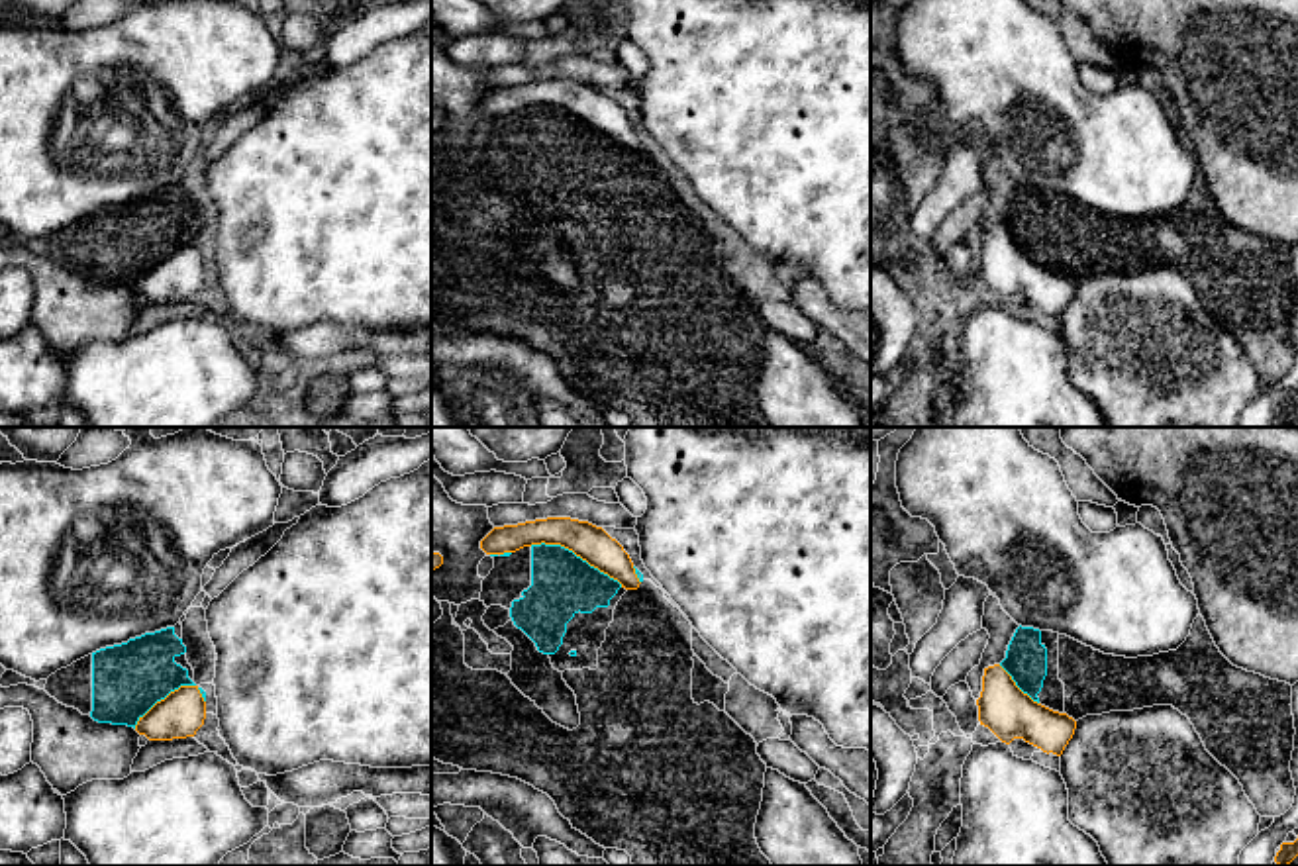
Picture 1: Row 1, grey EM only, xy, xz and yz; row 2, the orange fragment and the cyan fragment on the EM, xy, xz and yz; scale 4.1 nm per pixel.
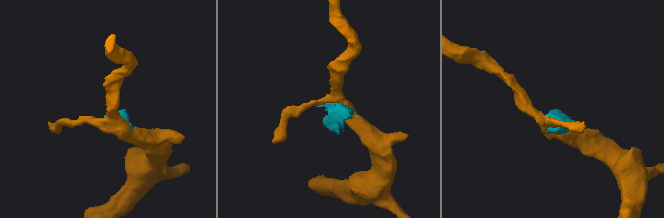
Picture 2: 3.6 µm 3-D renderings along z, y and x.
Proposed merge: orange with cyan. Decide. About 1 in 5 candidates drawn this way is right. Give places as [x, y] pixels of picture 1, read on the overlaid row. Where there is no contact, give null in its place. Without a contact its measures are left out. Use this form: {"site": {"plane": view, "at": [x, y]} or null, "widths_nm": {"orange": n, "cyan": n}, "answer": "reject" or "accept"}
{"site": {"plane": "xz", "at": [577, 555]}, "widths_nm": {"orange": 150, "cyan": 260}, "answer": "reject"}

